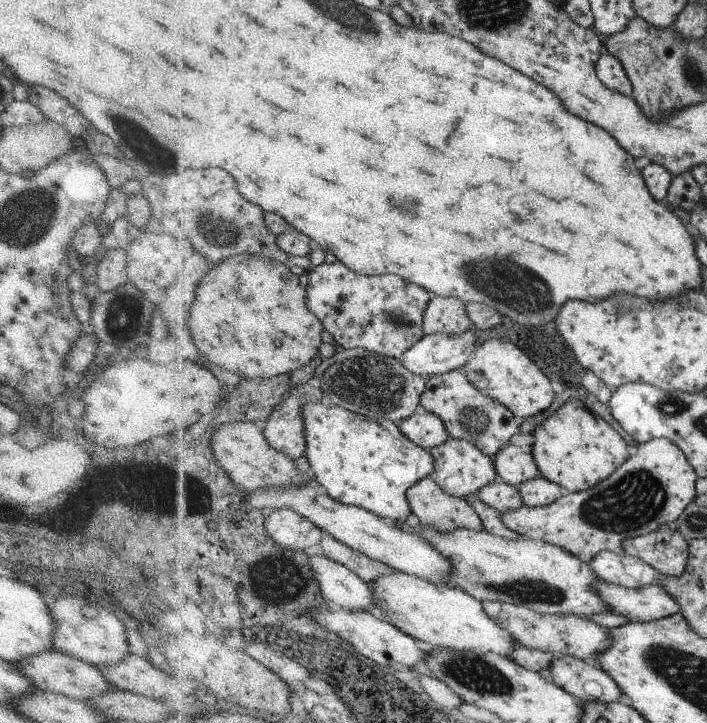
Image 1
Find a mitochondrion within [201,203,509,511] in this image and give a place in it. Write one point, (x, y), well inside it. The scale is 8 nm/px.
(363, 382)

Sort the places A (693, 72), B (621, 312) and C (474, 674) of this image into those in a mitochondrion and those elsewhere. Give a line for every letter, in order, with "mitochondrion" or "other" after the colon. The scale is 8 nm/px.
A: mitochondrion
B: mitochondrion
C: mitochondrion

